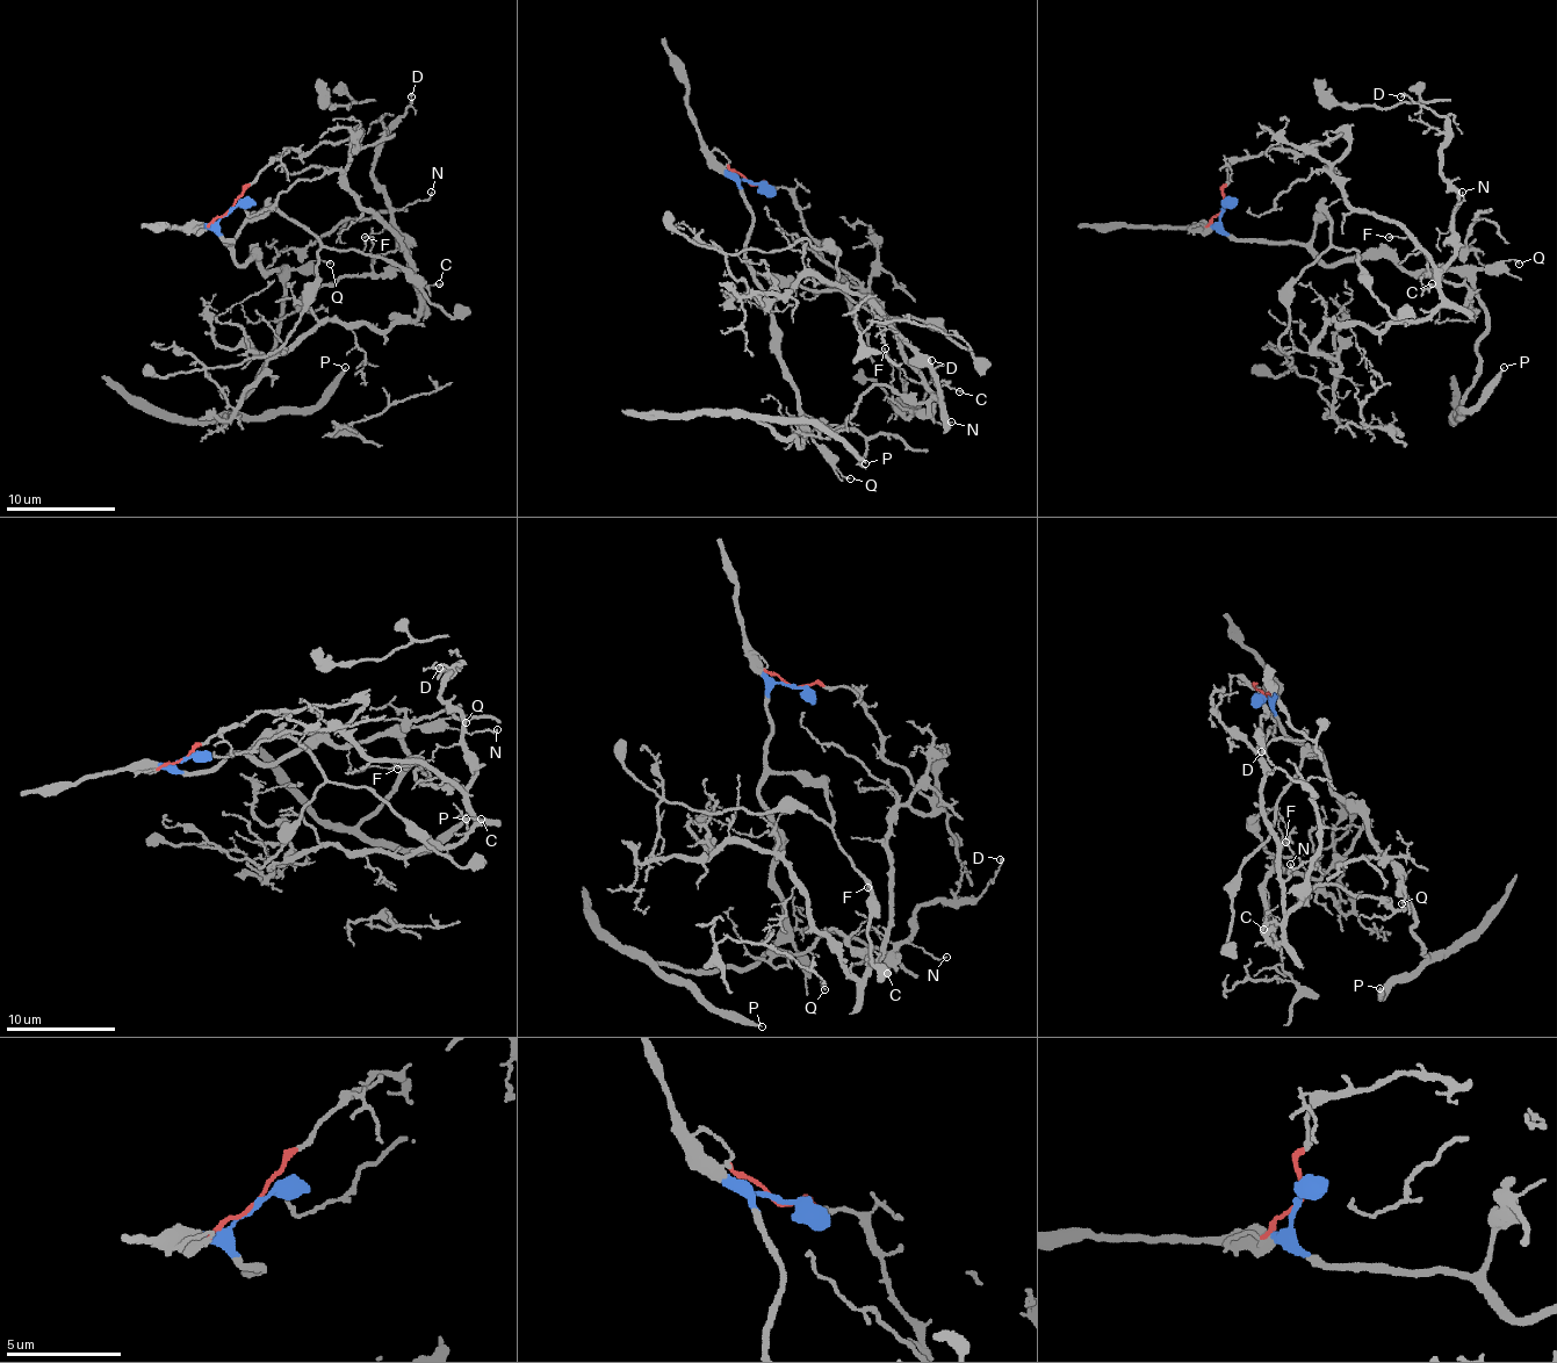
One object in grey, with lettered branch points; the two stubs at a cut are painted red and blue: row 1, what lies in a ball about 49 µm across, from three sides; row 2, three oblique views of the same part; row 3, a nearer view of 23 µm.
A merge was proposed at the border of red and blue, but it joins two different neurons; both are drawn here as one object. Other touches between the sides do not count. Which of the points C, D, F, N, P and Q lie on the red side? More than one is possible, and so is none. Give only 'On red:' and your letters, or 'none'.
On red: C, D, F, N

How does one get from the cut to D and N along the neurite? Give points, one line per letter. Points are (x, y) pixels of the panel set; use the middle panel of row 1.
D: (750, 182), (791, 193), (819, 255), (884, 316), (930, 398), (906, 417), (892, 401), (920, 403), (930, 360)
N: (750, 182), (791, 193), (819, 255), (920, 373), (930, 398), (914, 411), (952, 423)

